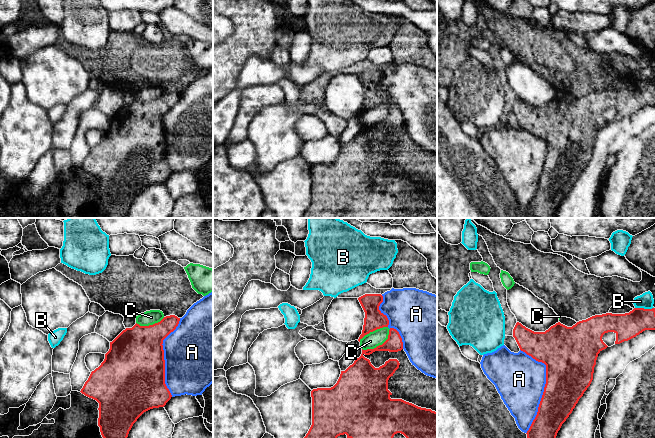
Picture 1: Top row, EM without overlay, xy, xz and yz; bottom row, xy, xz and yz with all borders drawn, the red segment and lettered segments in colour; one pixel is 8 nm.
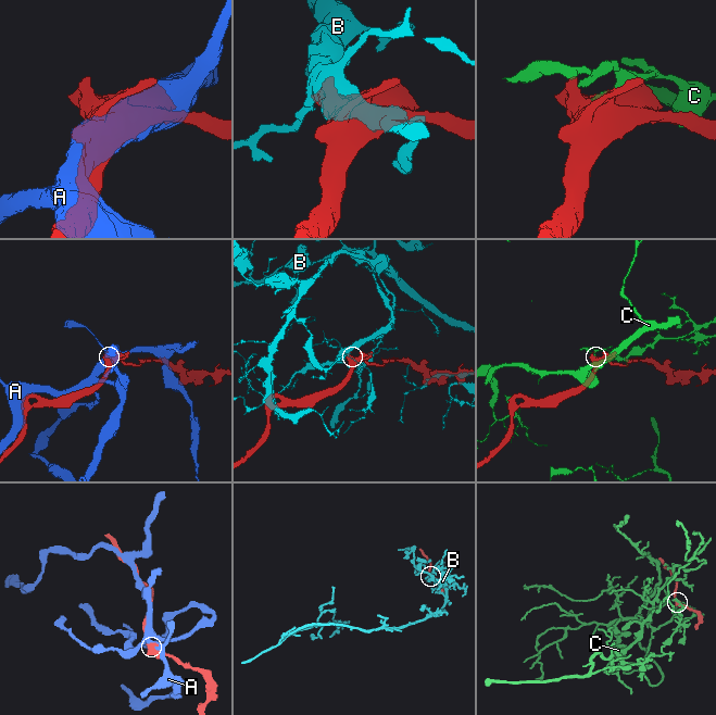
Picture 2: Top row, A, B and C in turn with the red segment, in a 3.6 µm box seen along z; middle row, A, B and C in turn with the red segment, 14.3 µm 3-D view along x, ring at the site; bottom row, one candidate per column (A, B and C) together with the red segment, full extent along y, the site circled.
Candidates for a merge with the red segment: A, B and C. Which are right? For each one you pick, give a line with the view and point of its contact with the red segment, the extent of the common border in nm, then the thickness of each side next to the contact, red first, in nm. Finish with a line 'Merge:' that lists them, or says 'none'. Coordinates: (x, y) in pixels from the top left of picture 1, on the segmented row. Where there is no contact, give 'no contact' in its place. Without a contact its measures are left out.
Merge: none

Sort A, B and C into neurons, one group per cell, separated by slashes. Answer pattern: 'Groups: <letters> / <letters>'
Groups: A / B / C

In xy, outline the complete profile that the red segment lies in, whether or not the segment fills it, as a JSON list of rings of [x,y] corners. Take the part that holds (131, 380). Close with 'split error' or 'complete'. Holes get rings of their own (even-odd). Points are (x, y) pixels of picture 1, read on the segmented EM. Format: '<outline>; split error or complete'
[[[164,317],[149,326],[135,324],[112,342],[101,365],[91,372],[81,393],[99,403],[98,426],[103,438],[127,438],[137,419],[146,411],[164,407],[172,395],[165,384],[163,340],[178,326],[180,318]]]; complete

